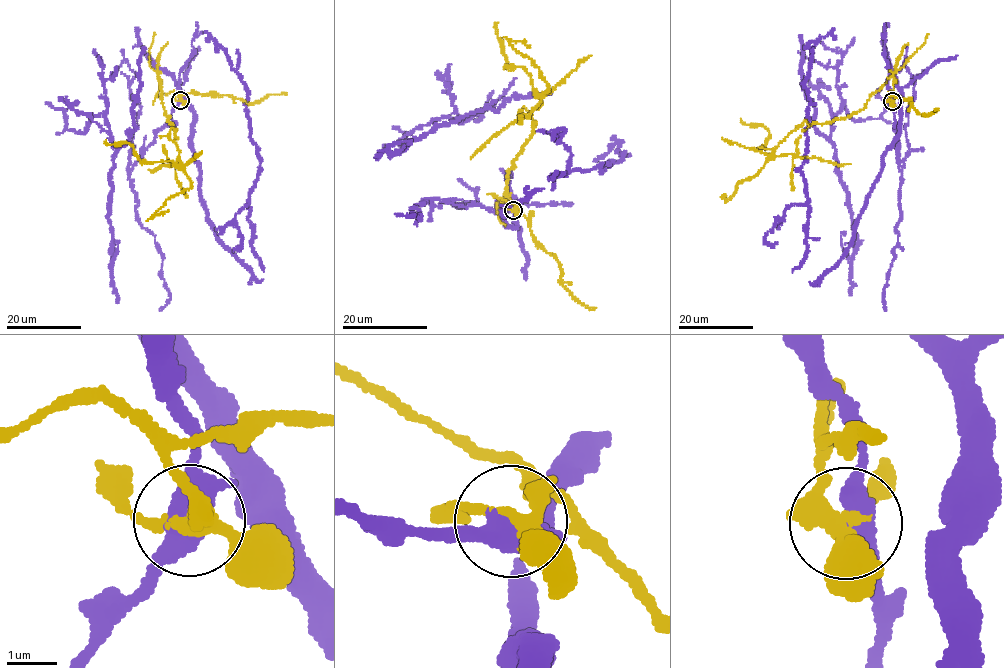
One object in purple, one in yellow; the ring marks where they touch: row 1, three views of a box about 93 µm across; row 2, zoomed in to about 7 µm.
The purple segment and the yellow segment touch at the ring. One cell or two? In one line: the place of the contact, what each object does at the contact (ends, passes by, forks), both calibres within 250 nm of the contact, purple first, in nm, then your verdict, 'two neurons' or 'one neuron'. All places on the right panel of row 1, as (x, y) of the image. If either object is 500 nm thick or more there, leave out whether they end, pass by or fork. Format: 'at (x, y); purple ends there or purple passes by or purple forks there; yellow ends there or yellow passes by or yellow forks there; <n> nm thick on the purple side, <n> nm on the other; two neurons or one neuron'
at (892, 101); purple passes by; yellow forks there; 480 nm thick on the purple side, 300 nm on the other; two neurons

